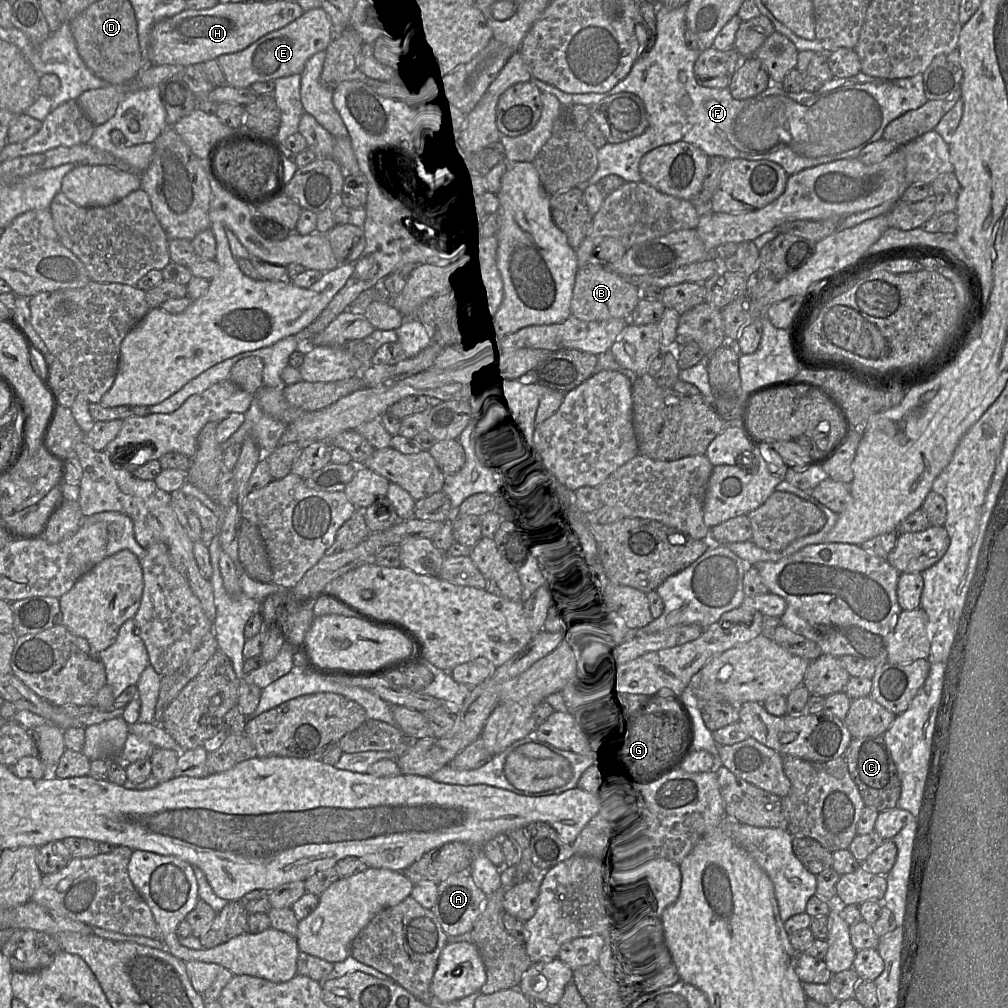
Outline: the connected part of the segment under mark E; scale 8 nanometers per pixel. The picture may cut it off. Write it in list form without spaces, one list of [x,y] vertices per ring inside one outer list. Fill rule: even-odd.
[[[320,7],[305,12],[300,18],[261,37],[246,49],[220,55],[216,60],[223,70],[228,85],[249,88],[255,82],[301,74],[308,59],[319,51],[326,51],[334,37],[331,19]]]

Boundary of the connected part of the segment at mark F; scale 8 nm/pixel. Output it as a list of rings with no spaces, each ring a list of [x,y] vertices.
[[[686,5],[676,9],[658,6],[656,12],[656,39],[647,54],[640,56],[628,75],[613,88],[604,93],[566,93],[534,77],[530,80],[541,91],[543,108],[535,127],[529,132],[516,136],[501,136],[505,148],[506,161],[509,163],[532,163],[542,146],[553,134],[555,120],[563,106],[582,104],[591,106],[602,99],[620,92],[637,95],[644,103],[648,128],[630,140],[618,144],[606,143],[597,150],[598,167],[593,176],[576,188],[582,192],[590,185],[608,175],[617,175],[625,183],[641,182],[639,163],[643,155],[666,144],[678,141],[690,143],[701,149],[708,157],[719,156],[726,160],[746,159],[749,161],[769,160],[779,164],[787,175],[796,174],[804,169],[846,158],[856,158],[868,144],[882,139],[885,127],[904,113],[924,105],[928,99],[924,93],[922,74],[907,78],[879,78],[859,72],[847,78],[833,77],[823,83],[818,91],[797,93],[786,92],[780,84],[770,84],[762,93],[744,100],[734,99],[728,88],[708,88],[699,85],[694,76],[694,64],[700,55],[699,50],[689,49],[684,40],[686,29]]]

